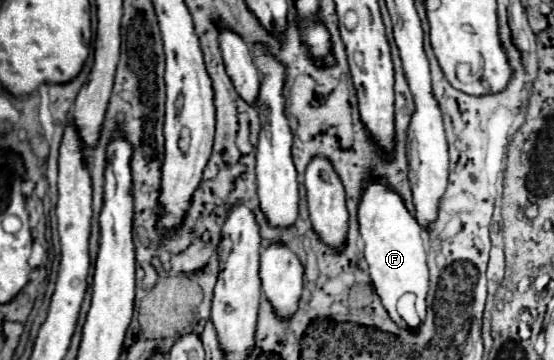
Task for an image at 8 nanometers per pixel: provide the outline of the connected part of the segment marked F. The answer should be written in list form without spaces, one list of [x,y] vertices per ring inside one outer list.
[[[367,178],[359,198],[359,232],[365,242],[365,260],[369,264],[371,282],[387,308],[389,316],[399,324],[405,326],[397,312],[397,300],[413,292],[417,296],[417,312],[421,320],[425,318],[425,296],[429,290],[429,272],[425,262],[425,246],[423,246],[423,228],[417,218],[407,210],[403,198],[389,186],[377,184],[375,178]]]

